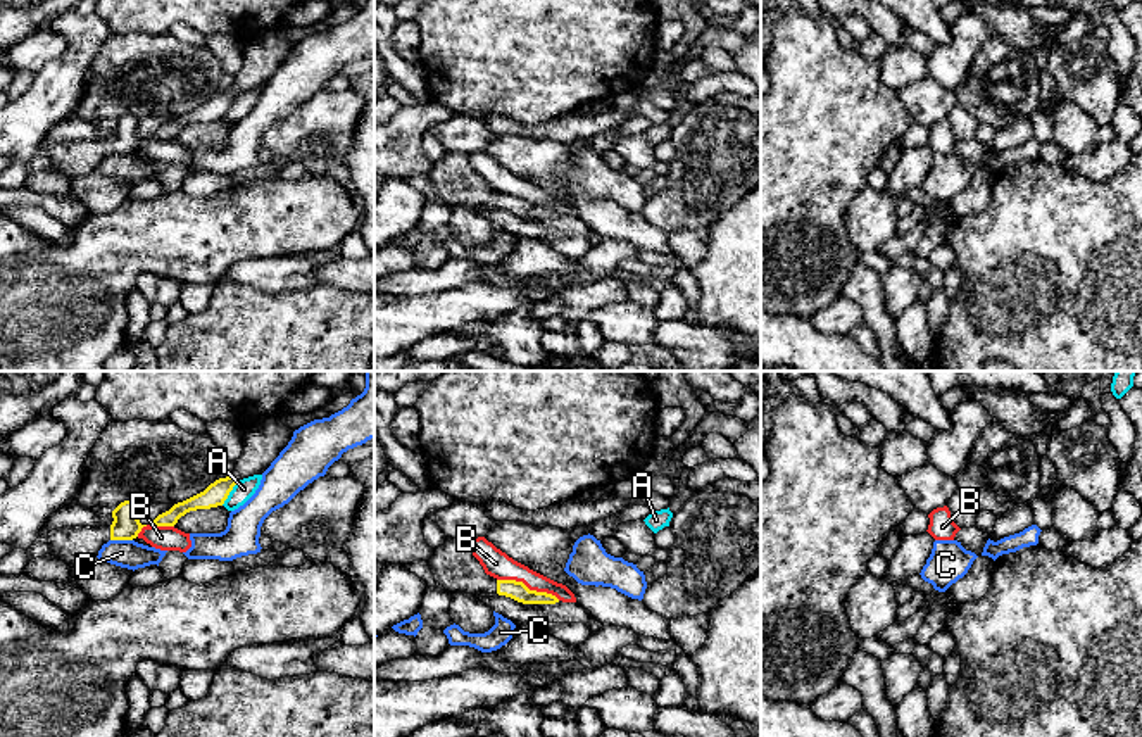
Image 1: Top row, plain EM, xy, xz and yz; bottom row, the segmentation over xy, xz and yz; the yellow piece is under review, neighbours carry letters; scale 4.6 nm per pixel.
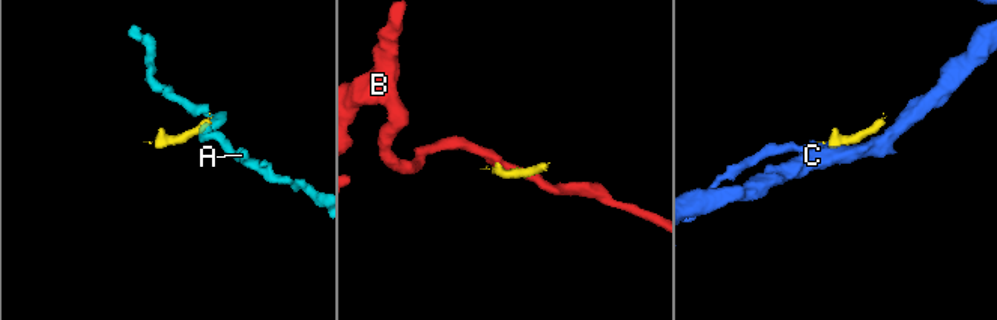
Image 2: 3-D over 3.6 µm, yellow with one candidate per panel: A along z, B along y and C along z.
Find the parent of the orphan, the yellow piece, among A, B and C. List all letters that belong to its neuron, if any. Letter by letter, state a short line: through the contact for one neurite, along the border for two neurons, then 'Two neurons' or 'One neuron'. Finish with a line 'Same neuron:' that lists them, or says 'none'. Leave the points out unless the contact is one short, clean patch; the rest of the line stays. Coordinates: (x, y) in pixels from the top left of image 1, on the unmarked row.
A: Line: xy (237, 95), (221, 118). Two neurons
B: Line: xz (497, 192), (521, 194), (530, 202), (551, 206), (559, 213). Two neurons
C: Line: xy (111, 152), (131, 154). Two neurons
Same neuron: none

